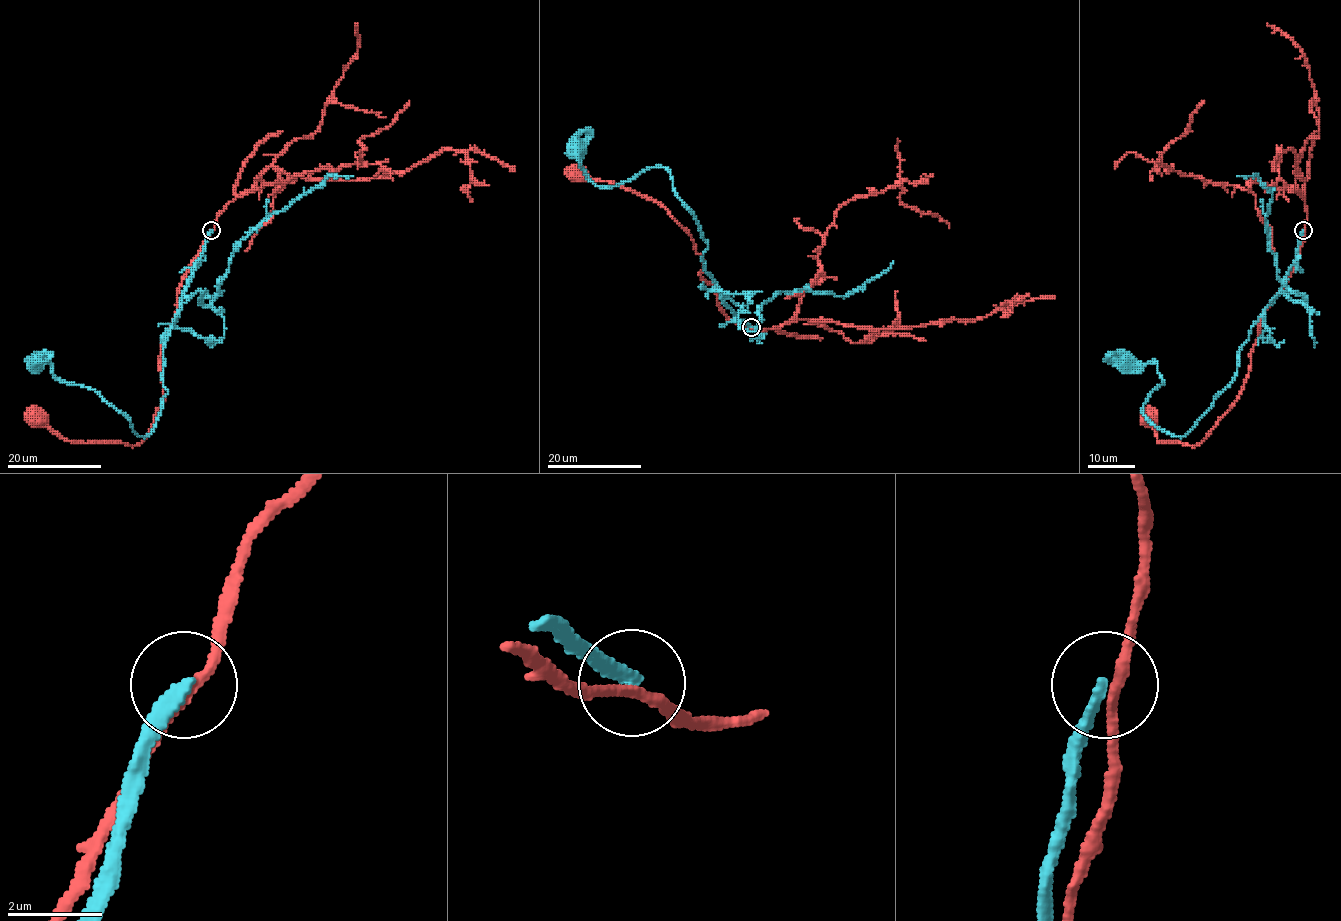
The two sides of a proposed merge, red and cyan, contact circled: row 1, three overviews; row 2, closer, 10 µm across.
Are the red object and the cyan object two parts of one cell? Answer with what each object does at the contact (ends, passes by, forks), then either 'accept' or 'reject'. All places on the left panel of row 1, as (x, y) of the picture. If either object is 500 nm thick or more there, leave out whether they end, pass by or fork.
red passes by | cyan ends | reject

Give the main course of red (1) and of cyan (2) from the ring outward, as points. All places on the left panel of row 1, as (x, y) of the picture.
1: (211, 230), (179, 289), (175, 315), (161, 345), (163, 404), (149, 433), (128, 446), (75, 442), (33, 420)
2: (211, 230), (170, 325), (162, 376), (168, 393), (146, 437), (93, 390), (64, 383), (47, 362), (36, 362)

